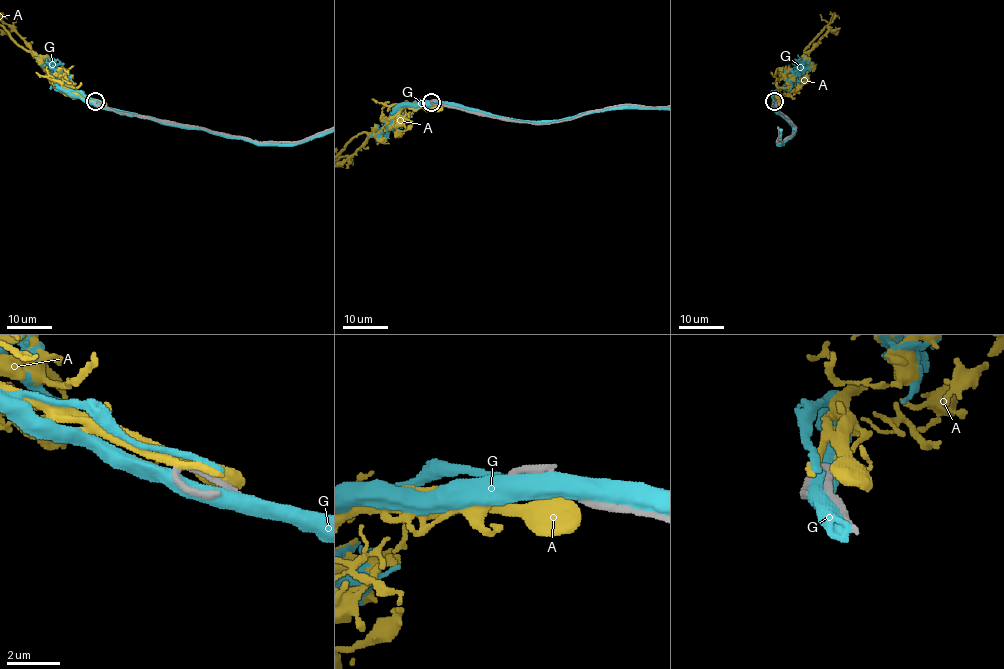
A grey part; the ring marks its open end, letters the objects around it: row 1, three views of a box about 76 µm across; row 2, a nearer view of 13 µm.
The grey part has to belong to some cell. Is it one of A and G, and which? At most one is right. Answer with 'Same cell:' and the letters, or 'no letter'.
Same cell: A

